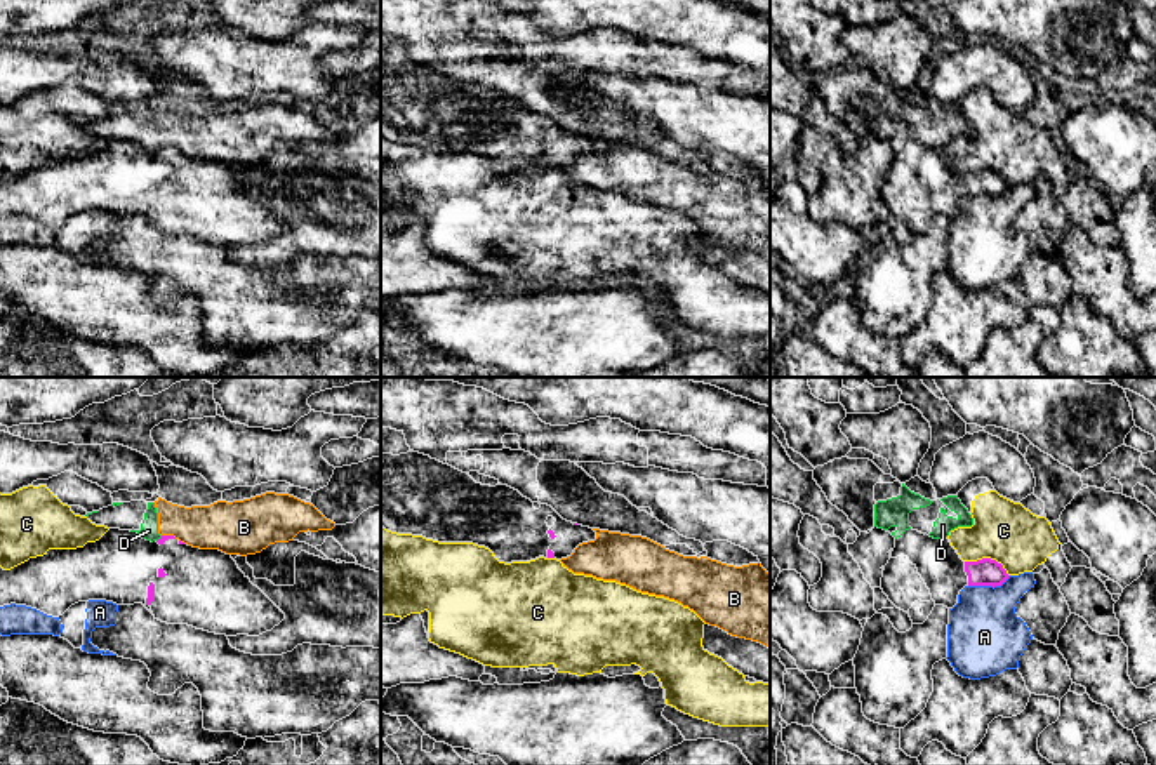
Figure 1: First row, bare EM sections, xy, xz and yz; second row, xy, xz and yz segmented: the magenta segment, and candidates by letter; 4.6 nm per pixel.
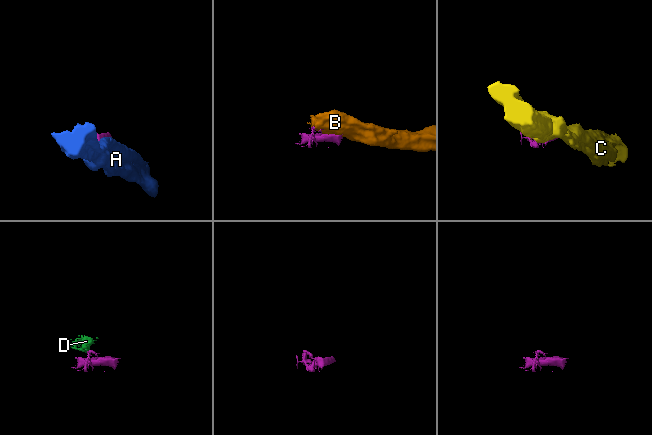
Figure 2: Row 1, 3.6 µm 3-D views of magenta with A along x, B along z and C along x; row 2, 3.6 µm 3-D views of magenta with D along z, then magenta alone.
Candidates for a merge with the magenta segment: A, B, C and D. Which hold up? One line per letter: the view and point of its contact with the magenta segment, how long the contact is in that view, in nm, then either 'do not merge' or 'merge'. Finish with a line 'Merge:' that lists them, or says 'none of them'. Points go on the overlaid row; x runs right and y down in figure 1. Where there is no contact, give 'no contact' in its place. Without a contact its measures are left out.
A: contact yz (988, 585); length 200 nm; do not merge
B: contact xy (169, 536); length 70 nm; do not merge
C: contact yz (988, 558); length 220 nm; do not merge
D: contact xy (159, 539); length 40 nm; do not merge
Merge: none of them

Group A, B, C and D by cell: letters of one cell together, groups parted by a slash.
A / B D / C

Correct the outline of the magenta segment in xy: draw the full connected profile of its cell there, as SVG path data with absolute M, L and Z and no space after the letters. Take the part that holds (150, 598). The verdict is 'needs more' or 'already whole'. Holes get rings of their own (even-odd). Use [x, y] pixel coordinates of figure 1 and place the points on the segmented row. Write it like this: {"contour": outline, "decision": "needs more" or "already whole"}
{"contour": "M110 529L99 541L76 549L49 549L43 556L3 570L0 569L0 607L26 605L47 615L59 617L71 605L89 600L106 600L116 605L143 603L155 619L167 624L188 624L216 635L259 636L278 626L285 614L238 569L231 555L219 549L188 546L174 536L146 541L137 532Z", "decision": "needs more"}

